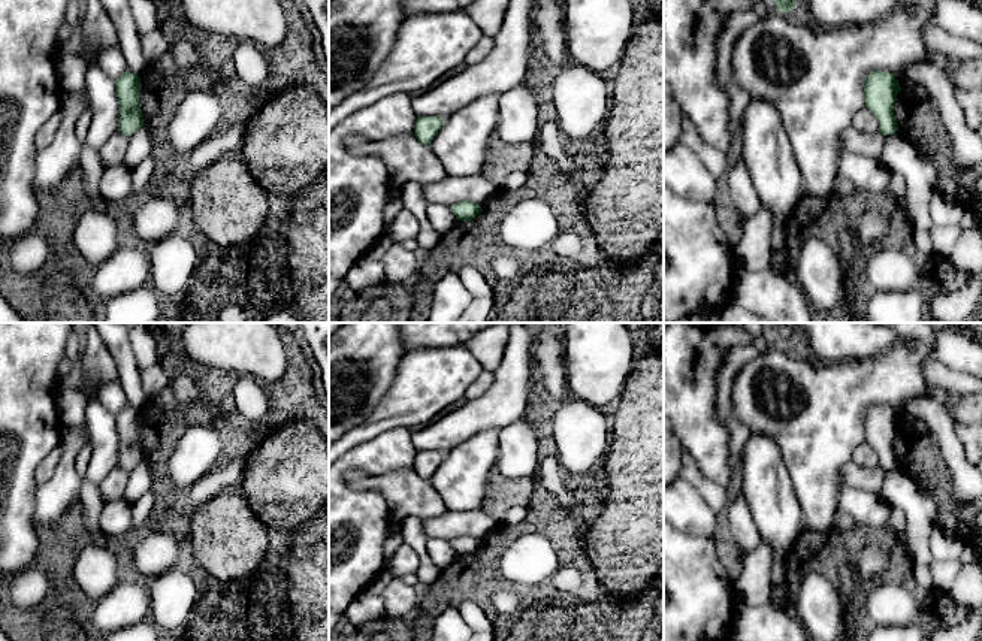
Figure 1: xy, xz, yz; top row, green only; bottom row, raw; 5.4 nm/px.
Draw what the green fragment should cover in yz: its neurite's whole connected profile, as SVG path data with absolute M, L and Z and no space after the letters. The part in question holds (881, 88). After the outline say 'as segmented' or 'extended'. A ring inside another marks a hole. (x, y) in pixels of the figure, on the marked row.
M873 70L865 78L865 108L876 117L883 136L898 131L894 103L901 91L894 73Z; as segmented

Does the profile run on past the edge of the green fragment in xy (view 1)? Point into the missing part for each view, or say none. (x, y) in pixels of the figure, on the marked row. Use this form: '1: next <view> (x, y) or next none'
1: next none

